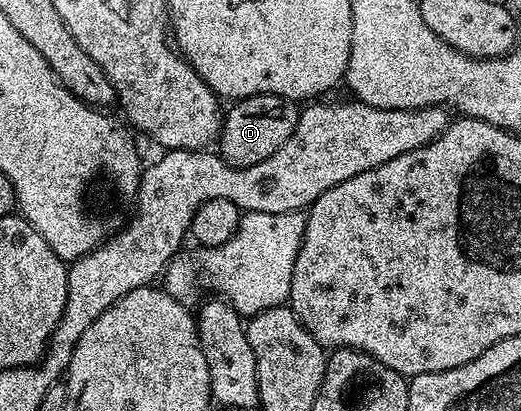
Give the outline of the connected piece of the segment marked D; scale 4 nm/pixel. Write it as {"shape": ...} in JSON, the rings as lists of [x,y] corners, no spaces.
{"shape":[[[260,93],[254,97],[240,98],[230,104],[224,114],[219,134],[219,156],[231,167],[246,169],[255,167],[255,163],[263,163],[263,159],[271,159],[297,126],[298,106],[287,97],[276,97],[270,93]]]}

